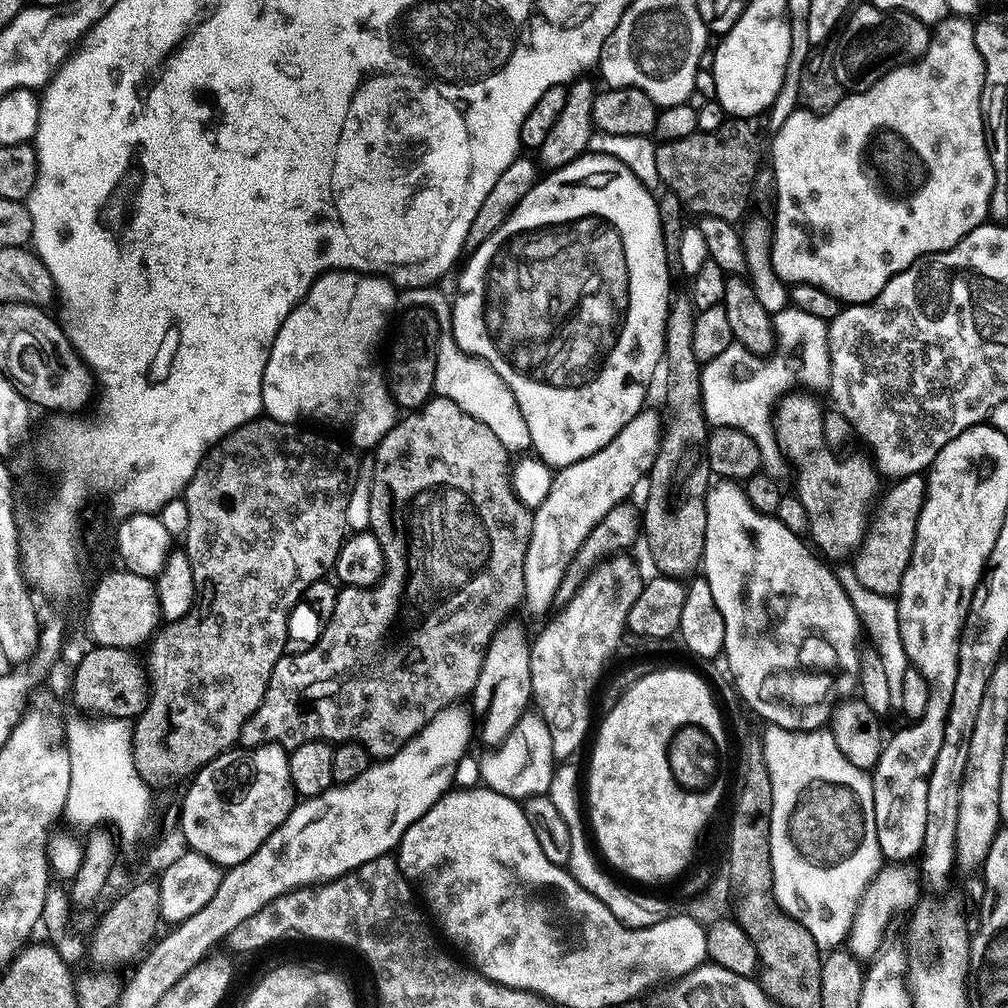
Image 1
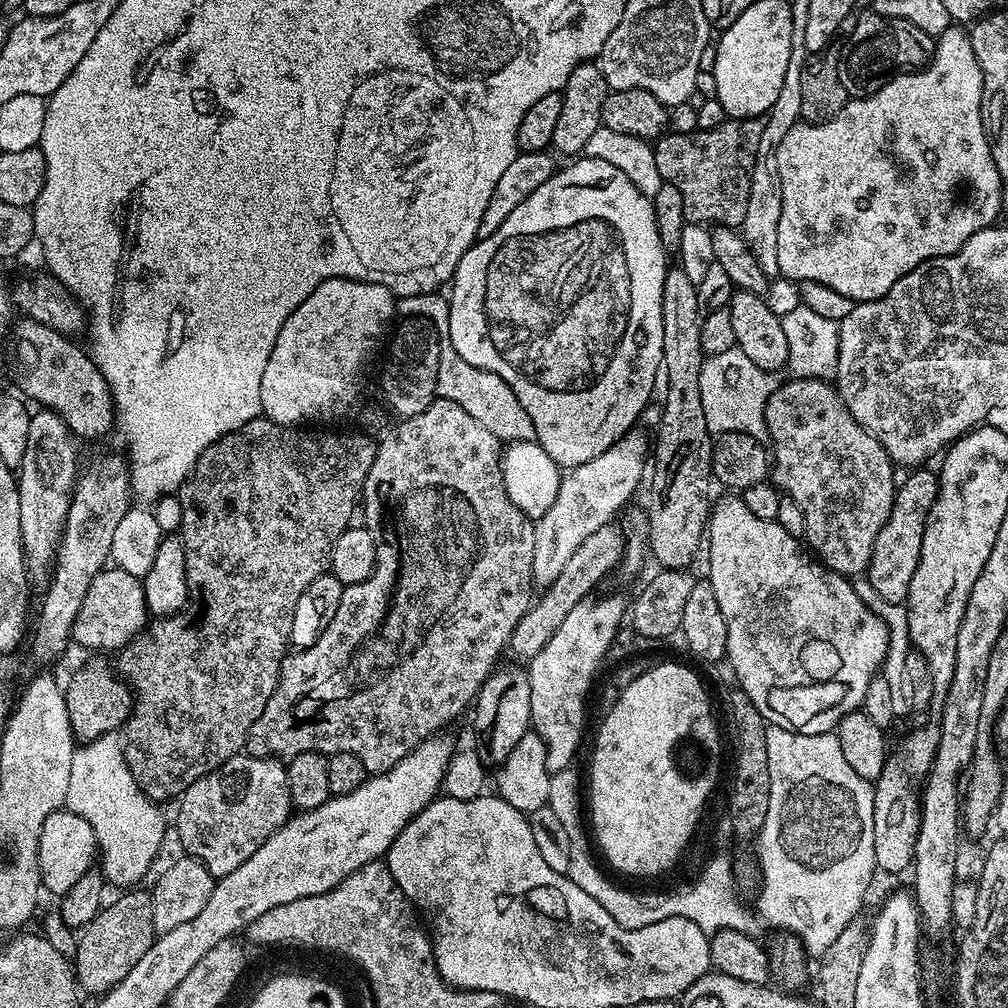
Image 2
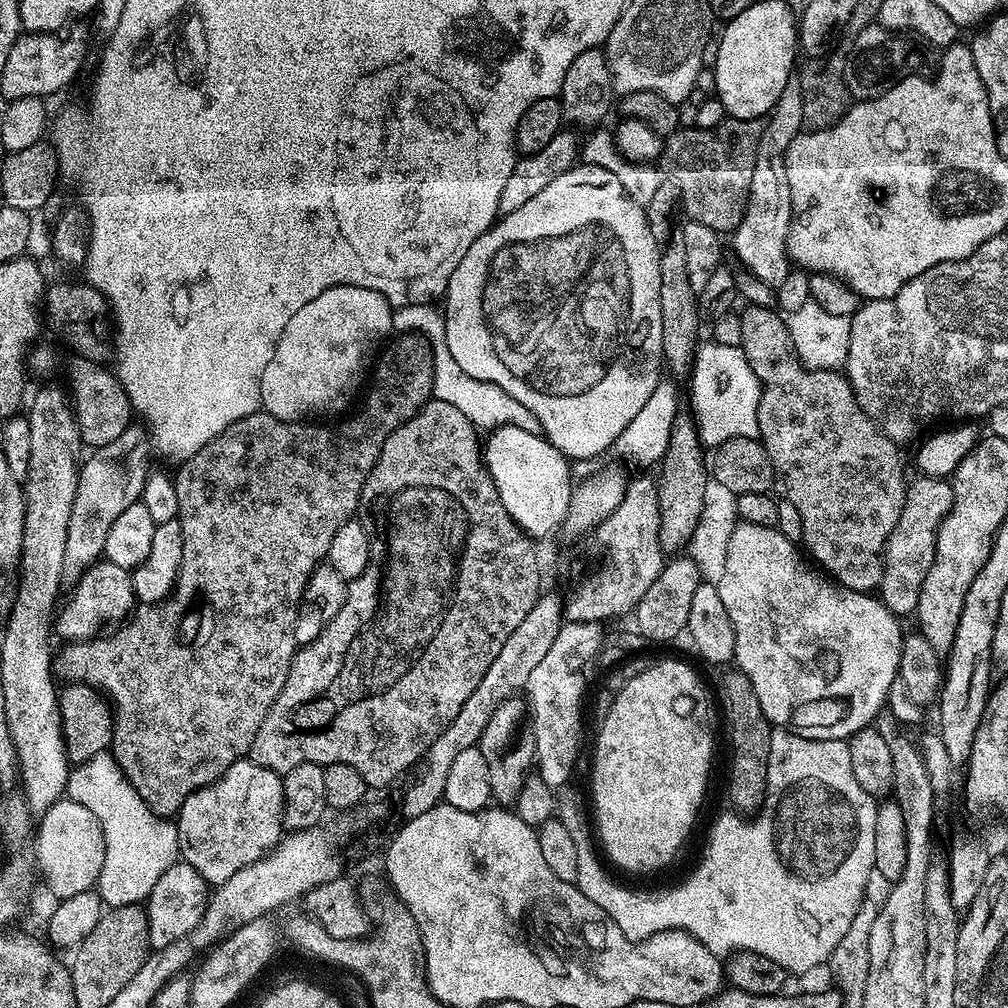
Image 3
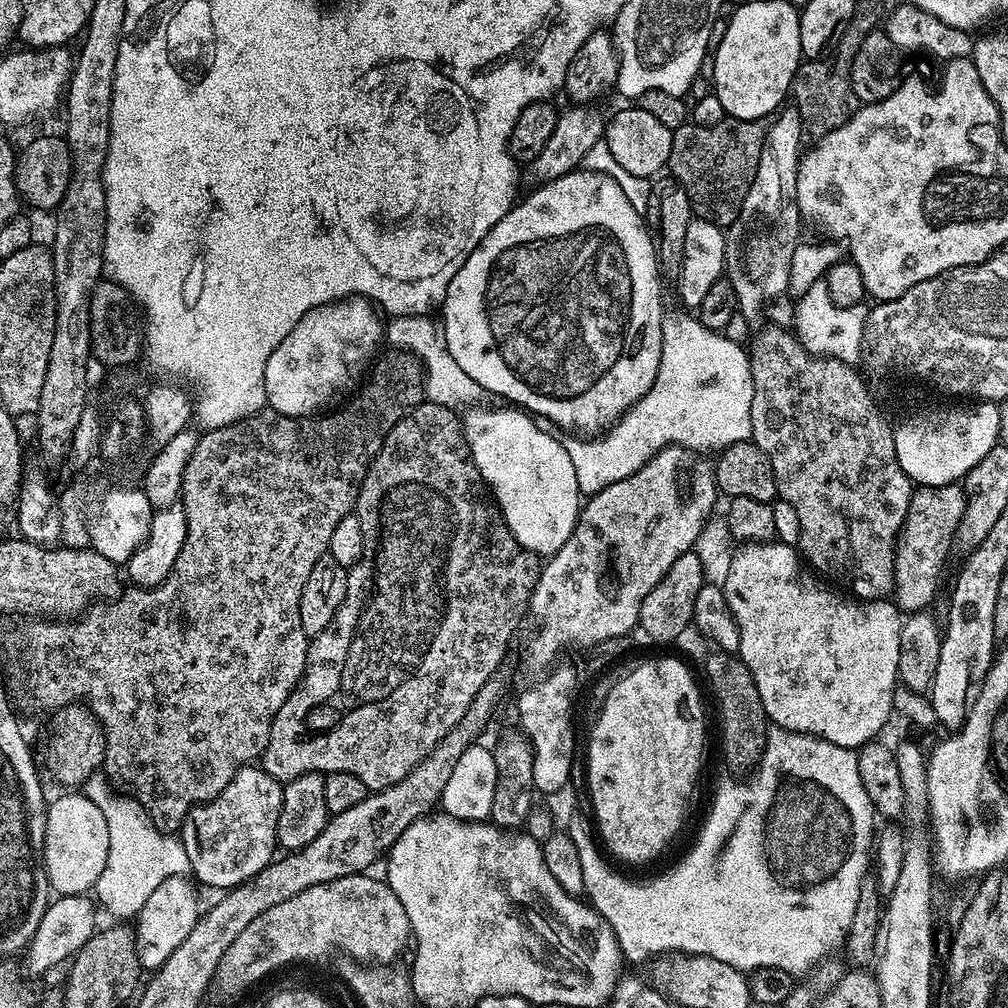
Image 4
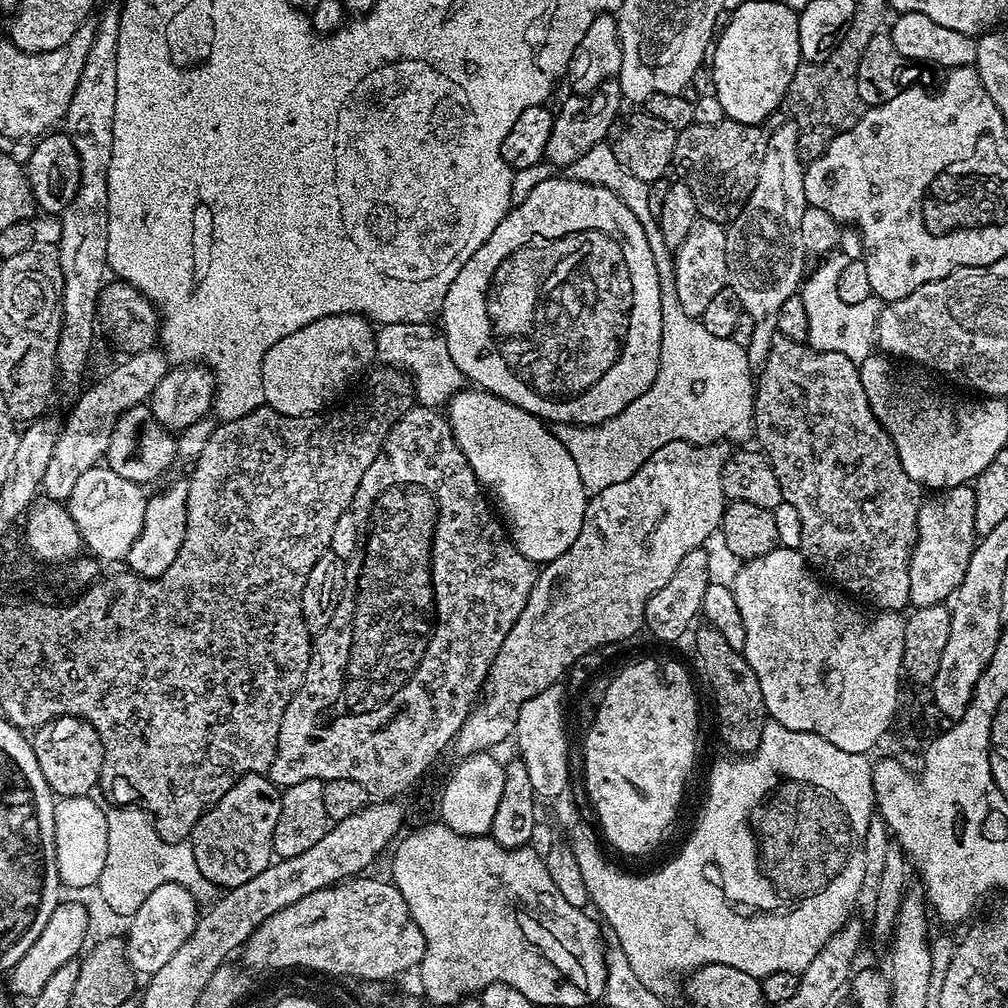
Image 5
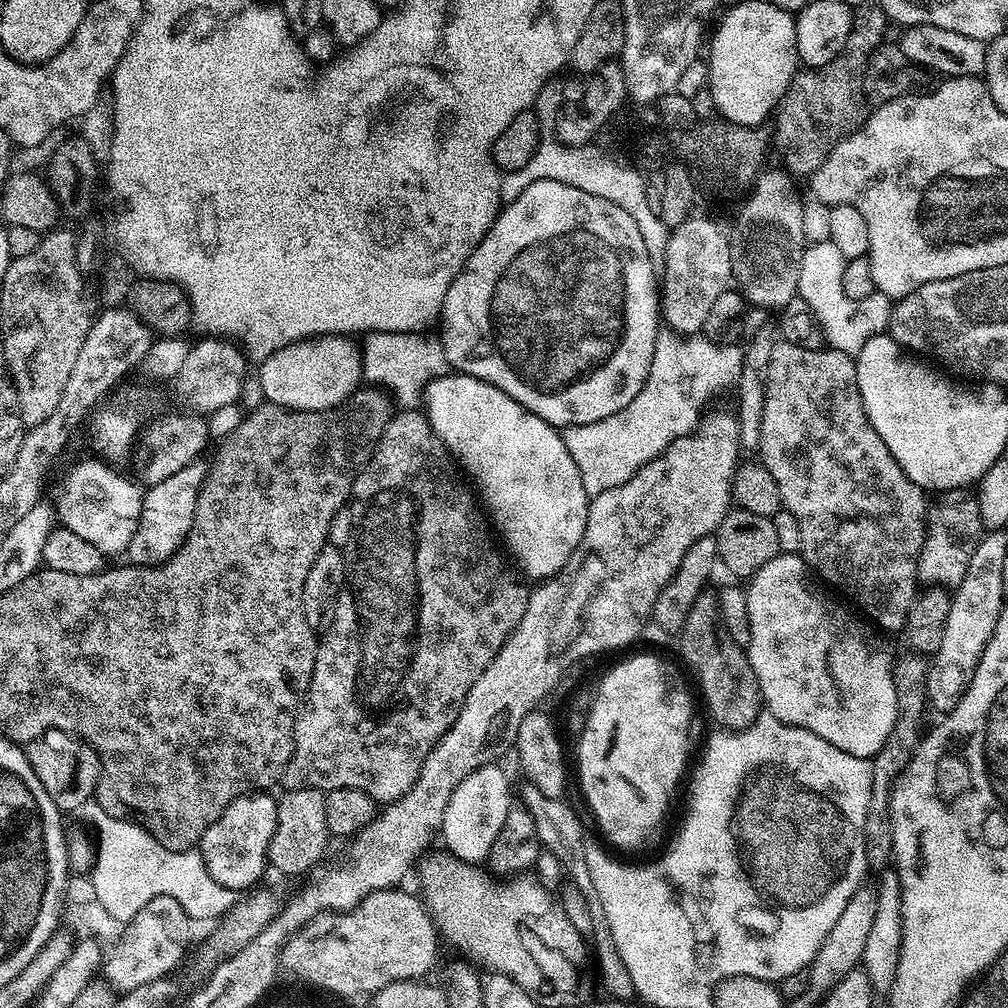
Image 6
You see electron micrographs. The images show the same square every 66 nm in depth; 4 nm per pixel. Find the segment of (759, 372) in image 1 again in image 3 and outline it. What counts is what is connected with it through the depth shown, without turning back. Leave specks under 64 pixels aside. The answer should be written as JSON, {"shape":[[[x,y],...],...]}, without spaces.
{"shape":[[[715,342],[701,343],[696,349],[696,363],[690,369],[692,376],[692,400],[696,403],[694,423],[700,434],[700,443],[705,446],[715,446],[726,442],[735,436],[759,437],[758,402],[762,385],[754,370],[748,365],[748,360],[742,354],[733,354],[734,349],[725,344]]]}

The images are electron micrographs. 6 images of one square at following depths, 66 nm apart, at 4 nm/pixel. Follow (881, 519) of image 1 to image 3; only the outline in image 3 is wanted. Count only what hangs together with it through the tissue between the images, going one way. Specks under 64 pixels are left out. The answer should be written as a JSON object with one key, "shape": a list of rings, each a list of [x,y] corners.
{"shape":[[[923,474],[917,477],[913,484],[911,481],[907,485],[902,514],[884,547],[878,589],[879,599],[900,618],[911,617],[915,613],[926,565],[936,547],[936,530],[944,521],[944,515],[952,508],[952,486],[947,479]]]}

